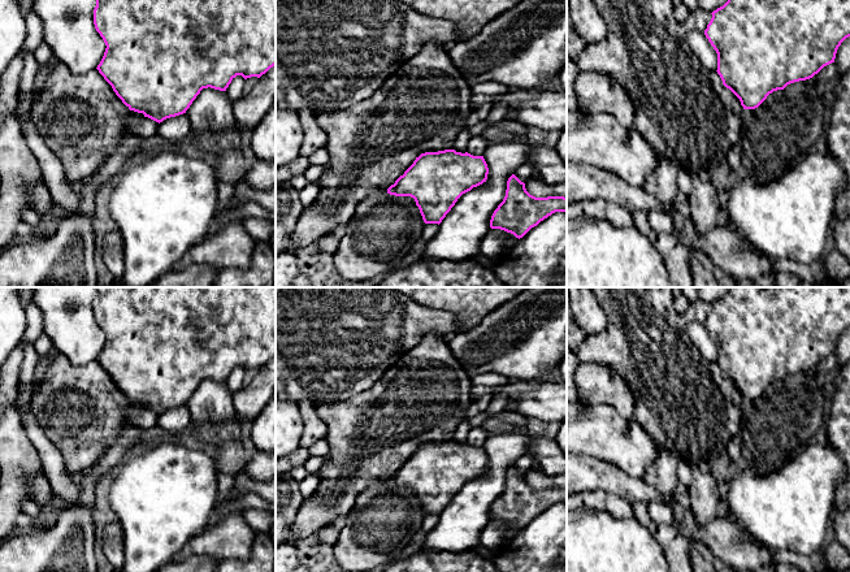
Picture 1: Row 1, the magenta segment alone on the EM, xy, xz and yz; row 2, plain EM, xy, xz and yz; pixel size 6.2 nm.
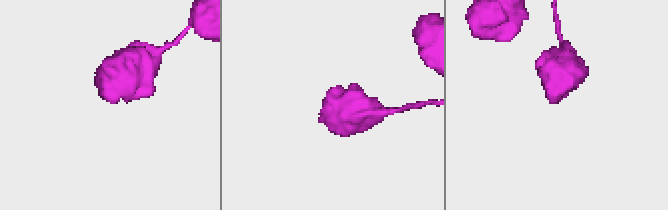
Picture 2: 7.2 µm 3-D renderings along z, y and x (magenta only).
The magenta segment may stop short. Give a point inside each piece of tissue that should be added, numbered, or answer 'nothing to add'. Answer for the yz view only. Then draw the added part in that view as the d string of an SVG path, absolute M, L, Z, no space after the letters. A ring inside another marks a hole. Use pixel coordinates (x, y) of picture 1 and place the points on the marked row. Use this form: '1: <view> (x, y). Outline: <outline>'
1: yz (698, 43). Outline: M688 32L688 44L703 66L711 72L717 70L717 53L706 38L704 32Z

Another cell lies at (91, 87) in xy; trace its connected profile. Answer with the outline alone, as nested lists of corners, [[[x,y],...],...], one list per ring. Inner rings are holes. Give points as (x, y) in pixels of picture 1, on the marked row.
[[[62,62],[48,74],[30,110],[32,122],[48,148],[61,161],[66,181],[71,185],[81,183],[104,165],[129,135],[125,122],[130,116],[144,117],[122,103],[97,69],[75,75]]]

